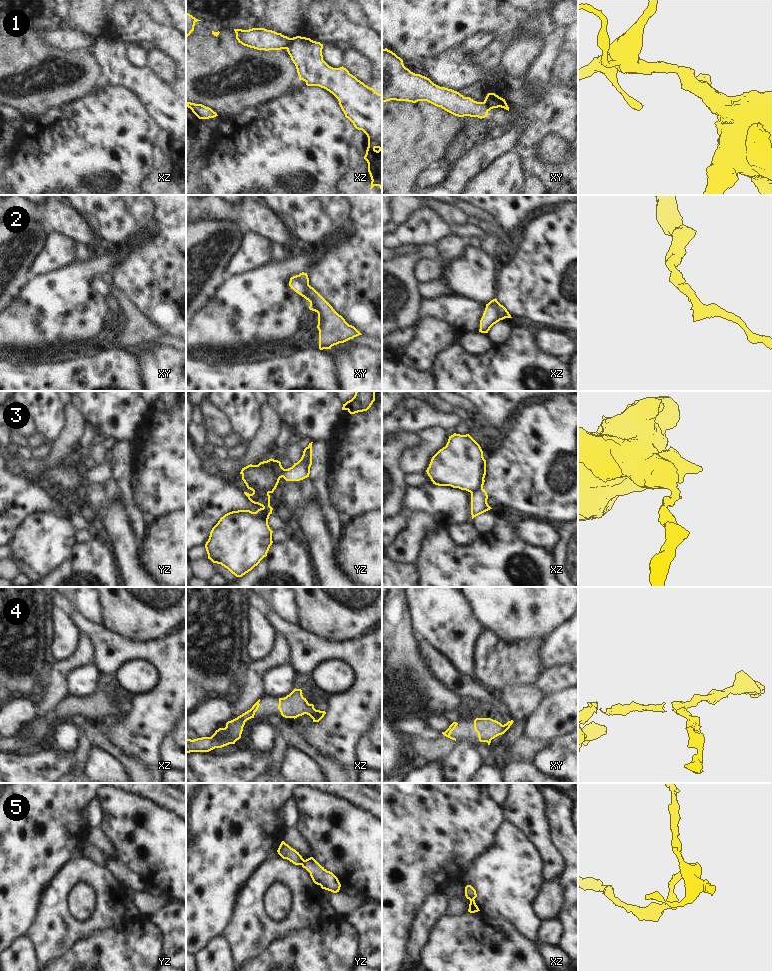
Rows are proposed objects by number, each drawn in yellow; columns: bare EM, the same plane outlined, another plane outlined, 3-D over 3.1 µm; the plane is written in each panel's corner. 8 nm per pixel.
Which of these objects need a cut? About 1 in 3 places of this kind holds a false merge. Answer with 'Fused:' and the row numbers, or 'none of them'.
Fused: 1, 2, 3, 5

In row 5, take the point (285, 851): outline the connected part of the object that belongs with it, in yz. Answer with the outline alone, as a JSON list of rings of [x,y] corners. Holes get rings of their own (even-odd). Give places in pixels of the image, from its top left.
[[[284,841],[281,842],[277,852],[283,859],[287,859],[295,865],[302,865],[302,856]]]

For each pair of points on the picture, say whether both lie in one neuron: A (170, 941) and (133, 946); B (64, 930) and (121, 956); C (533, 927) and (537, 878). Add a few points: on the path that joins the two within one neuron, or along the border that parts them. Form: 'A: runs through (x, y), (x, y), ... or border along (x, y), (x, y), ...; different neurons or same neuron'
A: border along (159, 928), (164, 944); different neurons
B: border along (101, 929), (80, 935), (61, 952); different neurons
C: runs through (527, 915), (527, 890); same neuron

